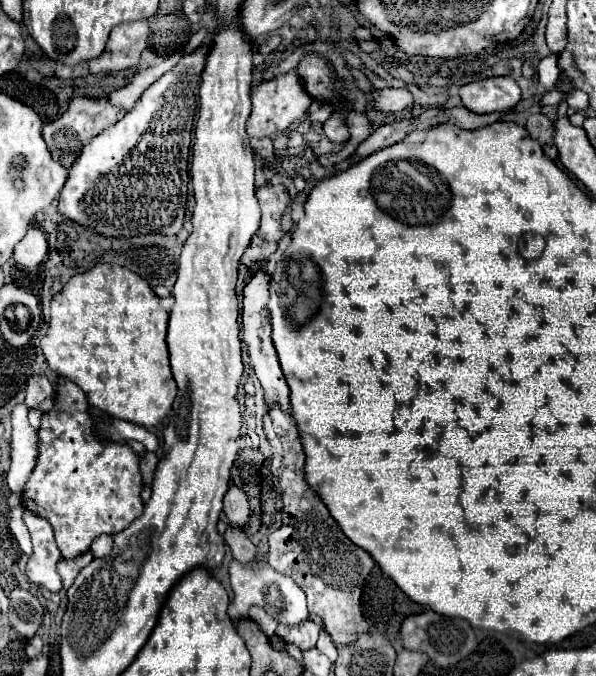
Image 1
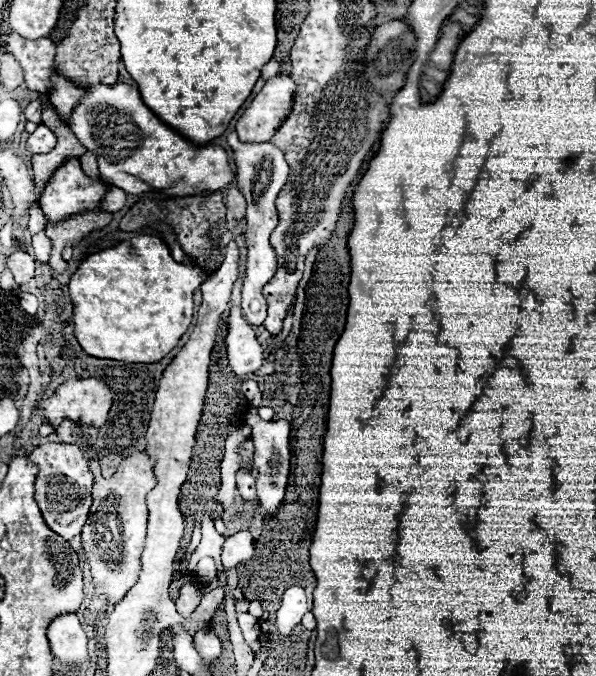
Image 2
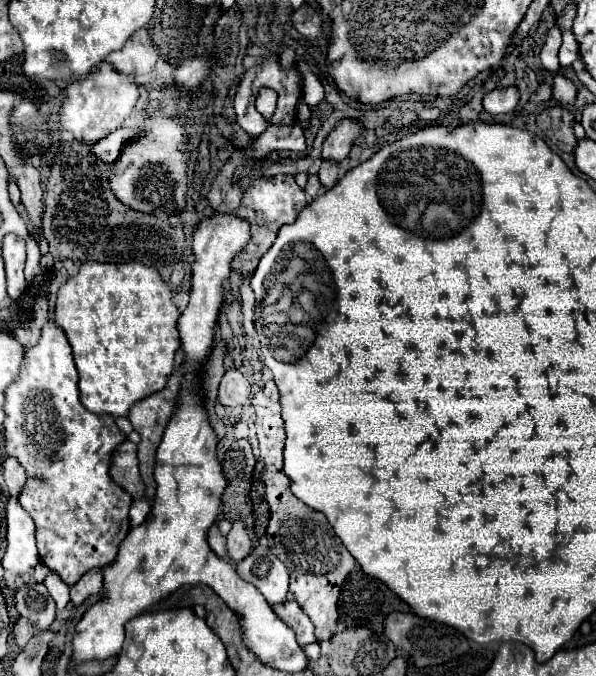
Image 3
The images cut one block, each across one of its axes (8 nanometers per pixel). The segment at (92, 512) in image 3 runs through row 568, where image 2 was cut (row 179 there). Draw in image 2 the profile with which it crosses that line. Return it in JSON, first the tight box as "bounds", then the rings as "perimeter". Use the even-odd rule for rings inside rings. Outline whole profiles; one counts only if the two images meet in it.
{"bounds":[38,158,106,222],"perimeter":[[[78,158],[64,162],[48,180],[38,204],[42,206],[48,222],[58,222],[68,218],[70,214],[78,214],[84,210],[98,210],[100,200],[106,192],[106,184],[90,186],[90,180],[82,168]]]}

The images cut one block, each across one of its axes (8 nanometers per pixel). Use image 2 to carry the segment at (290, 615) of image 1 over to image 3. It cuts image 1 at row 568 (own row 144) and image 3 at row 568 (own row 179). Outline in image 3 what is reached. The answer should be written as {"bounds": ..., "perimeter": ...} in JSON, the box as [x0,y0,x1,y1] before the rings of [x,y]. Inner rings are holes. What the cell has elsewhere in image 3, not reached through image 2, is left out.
{"bounds":[236,546,288,606],"perimeter":[[[256,546],[242,562],[238,562],[236,572],[242,580],[254,584],[271,606],[286,601],[288,568],[268,546]]]}

